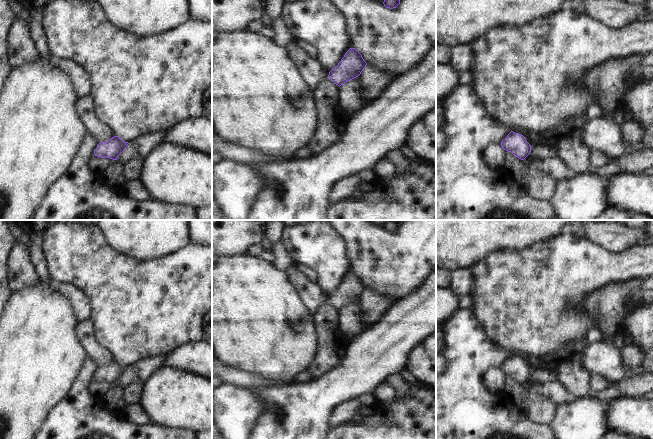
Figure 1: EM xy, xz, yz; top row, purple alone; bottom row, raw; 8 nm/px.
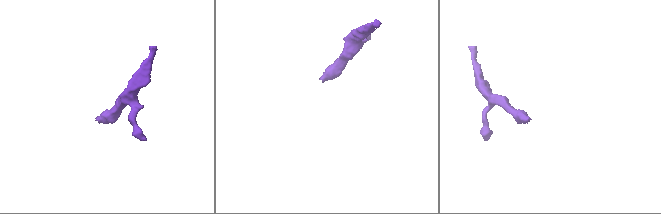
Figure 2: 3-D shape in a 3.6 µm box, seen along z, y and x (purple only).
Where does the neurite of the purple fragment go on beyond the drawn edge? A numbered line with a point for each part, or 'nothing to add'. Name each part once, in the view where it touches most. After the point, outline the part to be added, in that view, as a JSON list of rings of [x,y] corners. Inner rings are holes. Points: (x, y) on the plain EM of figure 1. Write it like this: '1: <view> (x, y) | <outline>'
nothing to add

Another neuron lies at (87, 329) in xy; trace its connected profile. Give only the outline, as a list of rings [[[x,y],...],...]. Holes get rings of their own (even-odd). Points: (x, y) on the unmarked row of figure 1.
[[[92,318],[79,324],[78,336],[89,356],[94,358],[99,366],[107,366],[116,360],[113,352],[100,343],[96,335],[96,324]]]

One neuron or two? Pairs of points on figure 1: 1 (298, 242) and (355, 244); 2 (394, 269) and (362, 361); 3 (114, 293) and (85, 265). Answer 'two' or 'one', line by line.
1: two
2: two
3: one

